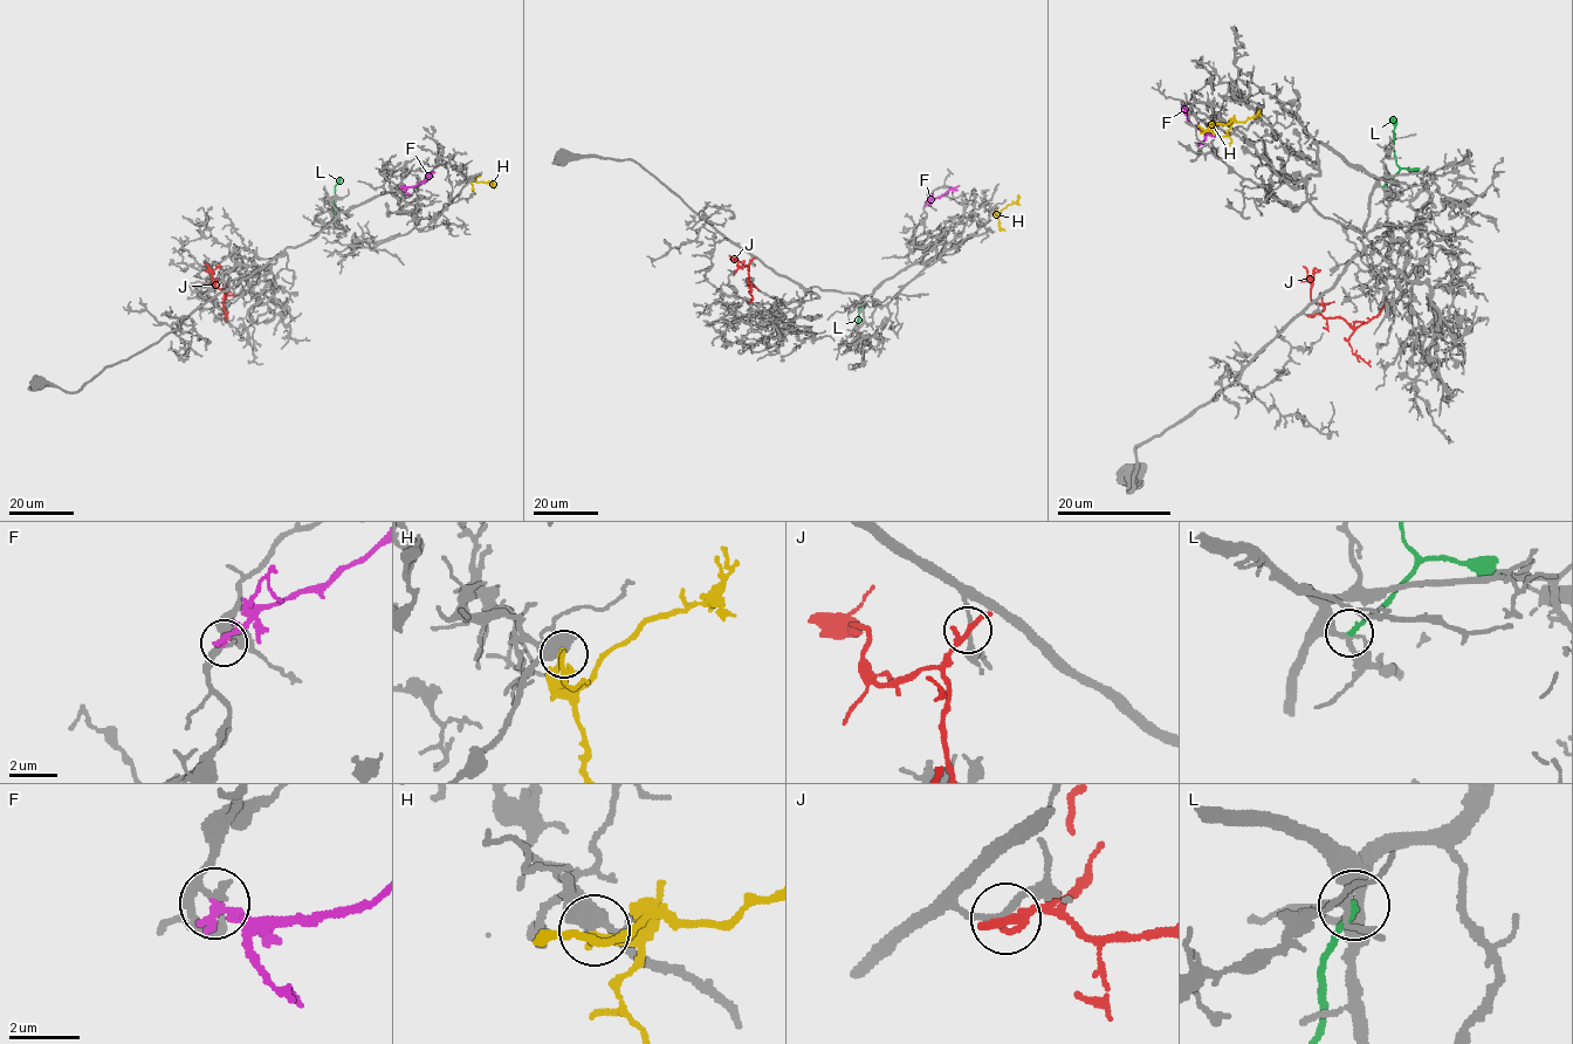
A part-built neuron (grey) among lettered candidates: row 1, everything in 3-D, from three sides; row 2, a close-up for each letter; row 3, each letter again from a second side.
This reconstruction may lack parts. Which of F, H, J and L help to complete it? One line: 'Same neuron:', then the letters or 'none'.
Same neuron: H

